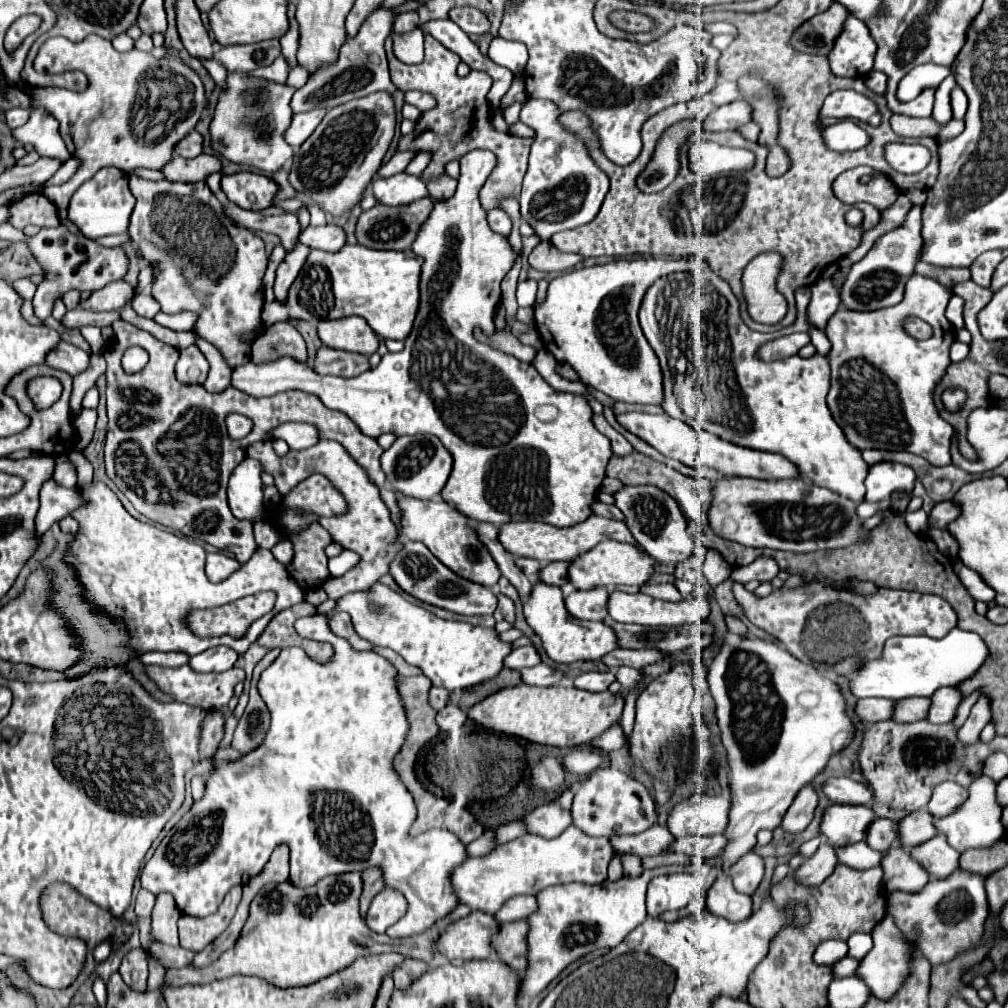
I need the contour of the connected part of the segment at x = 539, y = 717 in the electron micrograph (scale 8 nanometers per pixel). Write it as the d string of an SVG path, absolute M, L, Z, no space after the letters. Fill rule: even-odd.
M518 684L512 688L504 688L472 706L468 710L468 718L476 720L484 728L492 728L510 736L520 736L536 744L572 748L588 744L602 732L612 728L616 720L622 716L622 708L624 698L612 692L586 692L574 686L538 688Z

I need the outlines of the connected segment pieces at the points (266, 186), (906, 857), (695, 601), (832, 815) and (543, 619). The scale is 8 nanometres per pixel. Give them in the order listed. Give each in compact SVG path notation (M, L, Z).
M238 172L222 176L222 190L232 204L244 210L264 210L274 204L278 184L262 174Z
M894 844L882 862L882 870L884 870L882 886L886 894L894 890L916 892L922 890L930 880L930 874L912 859L910 851L901 847Z
M614 590L608 600L608 612L616 622L632 622L644 626L682 626L682 624L696 624L706 620L710 614L710 604L708 598L702 596L690 596L680 602L666 602L666 600L656 600L652 596L646 596L642 592L626 594Z
M832 804L822 818L822 834L828 838L828 844L836 848L856 844L866 840L866 830L874 820L876 814L870 806Z
M534 582L528 600L524 602L524 616L528 624L544 642L546 654L556 662L576 662L576 660L600 660L604 654L618 648L618 636L606 622L580 622L568 614L562 590L546 582Z

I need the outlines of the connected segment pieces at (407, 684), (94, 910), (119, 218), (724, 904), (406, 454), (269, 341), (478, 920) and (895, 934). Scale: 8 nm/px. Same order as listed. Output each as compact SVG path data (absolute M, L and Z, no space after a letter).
M424 674L414 676L414 678L402 678L402 676L398 676L398 690L400 690L400 696L402 696L404 704L406 704L408 722L410 722L410 732L408 732L406 744L402 746L402 750L400 750L400 754L396 756L396 762L394 762L394 764L396 764L396 770L398 770L400 778L404 780L406 788L410 790L410 794L414 796L414 802L416 802L418 806L420 806L420 798L440 798L440 800L444 802L444 798L442 798L442 796L436 796L436 794L428 792L428 790L418 782L418 778L416 778L416 768L414 768L414 764L416 764L416 754L420 752L420 748L422 748L426 742L430 742L432 738L436 738L436 736L438 736L436 710L430 706L430 702L428 700L428 691L430 688L432 688L432 682L429 678L426 678Z
M54 882L48 888L42 890L40 894L40 910L42 910L42 918L48 924L48 928L56 934L64 934L64 936L78 936L82 938L90 950L94 950L100 942L110 940L112 942L112 950L120 950L124 946L124 942L132 936L134 926L124 922L122 918L112 916L108 910L102 910L100 906L96 906L94 902L90 902L88 898L84 898L82 894L78 894L70 884L66 882Z
M110 166L110 168L98 170L94 178L84 182L74 192L68 206L68 218L86 238L94 240L94 238L110 236L110 234L128 232L132 208L134 208L134 196L128 188L128 174Z
M718 878L708 892L708 910L728 922L740 922L752 914L752 898L736 892L728 878Z
M432 434L398 436L396 442L382 454L382 470L388 482L404 496L428 500L438 498L452 470L452 456L444 444Z
M286 322L272 324L254 344L252 344L252 360L264 362L264 358L280 358L280 354L292 354L292 358L300 358L306 354L304 338Z
M472 912L446 928L444 936L436 944L436 950L440 950L448 960L494 958L496 950L492 940L498 930L500 922L494 918L494 914Z
M890 914L880 922L880 926L876 926L876 930L872 930L872 938L874 938L874 948L862 960L862 964L858 968L858 974L862 974L862 978L868 982L868 986L872 988L876 998L890 1000L900 990L900 986L906 982L906 978L910 976L912 948L914 946L896 928L894 918Z

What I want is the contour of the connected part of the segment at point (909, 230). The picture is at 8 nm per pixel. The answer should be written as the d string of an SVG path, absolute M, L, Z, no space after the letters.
M914 206L902 226L880 236L876 240L876 244L870 248L870 252L850 268L846 280L840 288L844 308L848 308L848 310L878 310L878 308L894 306L902 300L904 286L910 280L910 276L914 274L914 266L920 258L922 244L924 244L920 214L922 214L922 208Z

